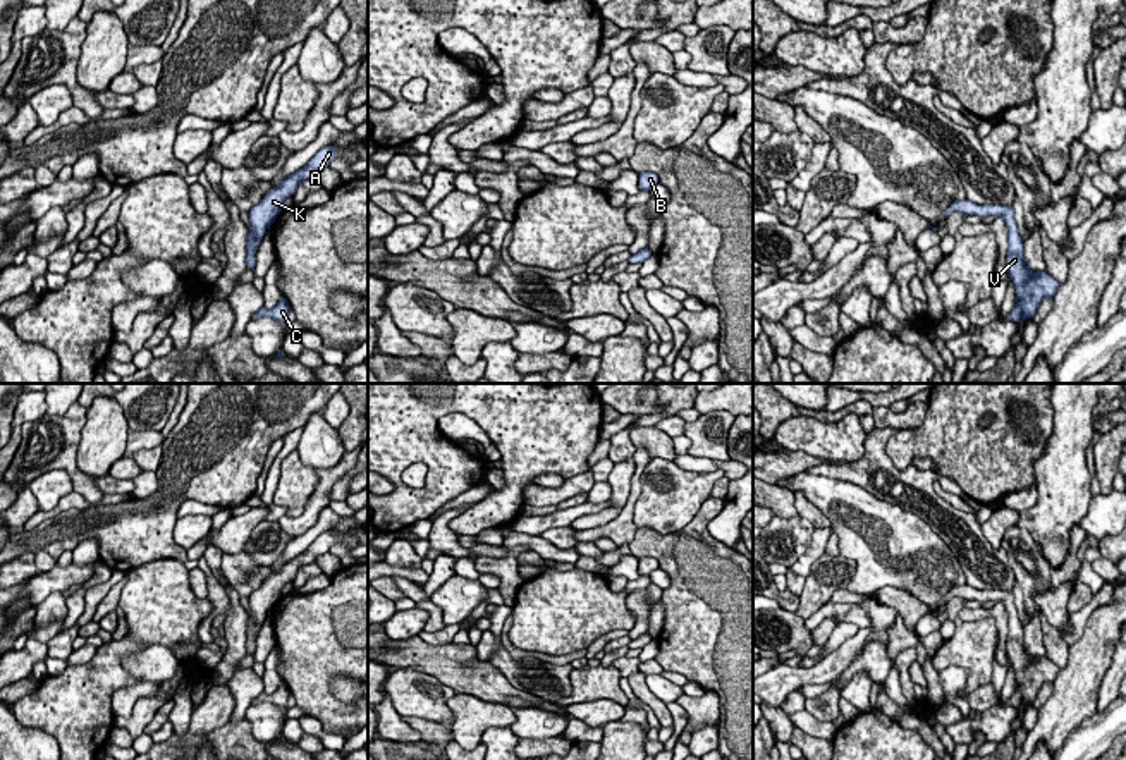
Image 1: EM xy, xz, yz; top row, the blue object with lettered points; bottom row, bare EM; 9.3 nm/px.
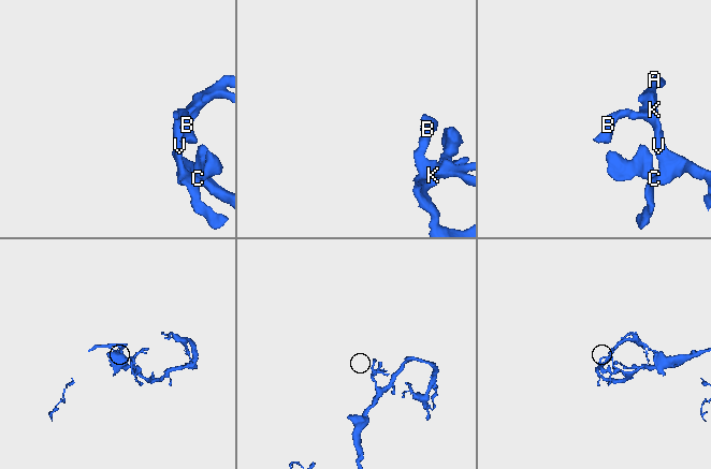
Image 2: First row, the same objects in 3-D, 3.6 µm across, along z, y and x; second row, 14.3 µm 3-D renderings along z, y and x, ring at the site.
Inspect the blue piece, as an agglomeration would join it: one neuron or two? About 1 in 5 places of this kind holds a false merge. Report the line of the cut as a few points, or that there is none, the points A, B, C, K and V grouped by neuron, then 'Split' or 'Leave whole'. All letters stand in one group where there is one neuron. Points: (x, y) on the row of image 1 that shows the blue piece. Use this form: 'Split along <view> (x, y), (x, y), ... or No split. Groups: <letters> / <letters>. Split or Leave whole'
No split. Groups: A B C K V. Leave whole

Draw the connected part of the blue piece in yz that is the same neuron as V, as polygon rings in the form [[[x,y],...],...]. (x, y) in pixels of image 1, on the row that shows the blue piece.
[[[970,199],[954,201],[944,213],[947,218],[954,211],[975,217],[1002,217],[1007,225],[1007,272],[1016,289],[1016,304],[1007,320],[1019,322],[1033,318],[1045,297],[1054,297],[1061,282],[1047,272],[1033,272],[1025,265],[1023,239],[1018,230],[1014,210],[1002,205],[976,205]]]

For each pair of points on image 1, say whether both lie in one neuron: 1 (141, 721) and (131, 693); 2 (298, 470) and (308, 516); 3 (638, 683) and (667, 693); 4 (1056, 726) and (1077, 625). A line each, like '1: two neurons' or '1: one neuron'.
1: two neurons
2: two neurons
3: two neurons
4: two neurons

